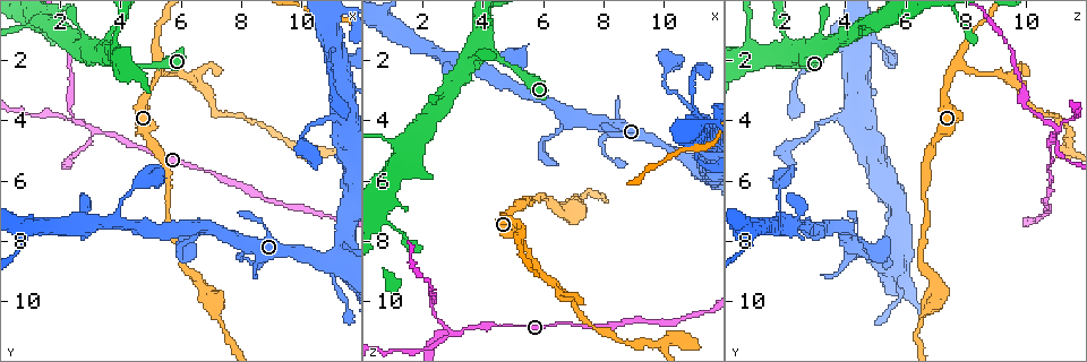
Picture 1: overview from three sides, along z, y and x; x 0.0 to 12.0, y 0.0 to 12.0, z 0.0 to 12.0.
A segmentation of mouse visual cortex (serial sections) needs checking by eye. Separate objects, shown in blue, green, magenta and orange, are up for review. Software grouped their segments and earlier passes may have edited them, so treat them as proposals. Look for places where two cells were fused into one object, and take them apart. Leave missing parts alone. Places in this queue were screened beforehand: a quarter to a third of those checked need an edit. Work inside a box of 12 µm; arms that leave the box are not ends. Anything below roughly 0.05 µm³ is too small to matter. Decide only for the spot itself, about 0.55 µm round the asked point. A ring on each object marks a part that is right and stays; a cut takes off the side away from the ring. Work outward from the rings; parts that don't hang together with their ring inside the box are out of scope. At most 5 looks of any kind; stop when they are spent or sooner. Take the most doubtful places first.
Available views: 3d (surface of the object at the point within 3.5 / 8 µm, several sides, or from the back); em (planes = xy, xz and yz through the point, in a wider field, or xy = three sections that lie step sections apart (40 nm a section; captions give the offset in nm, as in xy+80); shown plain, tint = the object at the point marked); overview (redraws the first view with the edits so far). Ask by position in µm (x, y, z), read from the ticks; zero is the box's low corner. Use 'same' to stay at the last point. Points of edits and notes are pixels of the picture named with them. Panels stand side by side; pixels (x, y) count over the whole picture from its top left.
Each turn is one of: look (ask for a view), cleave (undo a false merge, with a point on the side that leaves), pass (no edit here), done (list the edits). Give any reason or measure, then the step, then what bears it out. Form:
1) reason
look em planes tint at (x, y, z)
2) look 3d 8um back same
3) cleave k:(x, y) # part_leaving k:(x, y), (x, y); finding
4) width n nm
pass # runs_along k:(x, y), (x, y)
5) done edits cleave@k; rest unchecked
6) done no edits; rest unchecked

four-way junction
look 3d 3.5um at (3.1, 4.3, 11.1)

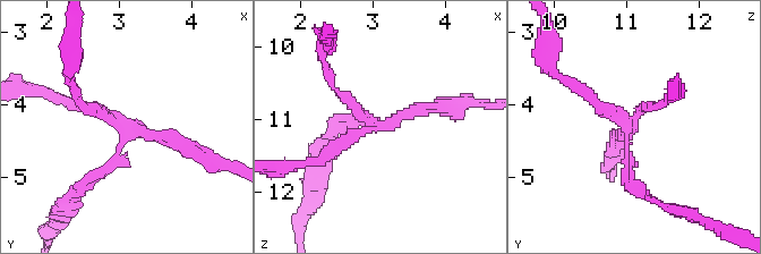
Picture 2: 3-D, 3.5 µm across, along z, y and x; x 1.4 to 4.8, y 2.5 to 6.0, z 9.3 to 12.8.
arms 4; arm_widths 150, 150, 200, 200 nm
look em xy step 1 tint at (3.10, 4.25, 11.05)

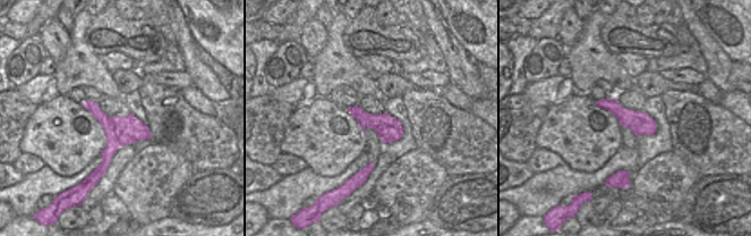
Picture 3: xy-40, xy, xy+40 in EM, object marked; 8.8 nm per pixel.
width 220 nm
cleave 2:(342, 94) # border 3:(110, 118), (120, 145); a second cell is stuck on

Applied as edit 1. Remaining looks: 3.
look overview

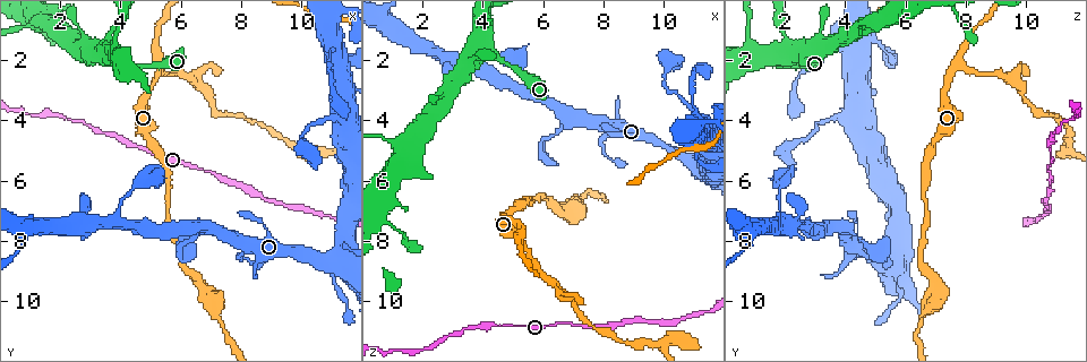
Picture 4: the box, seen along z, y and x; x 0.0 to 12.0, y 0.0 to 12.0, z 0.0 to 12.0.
look 3d 3.5um at (5.2, 2.4, 7.6)

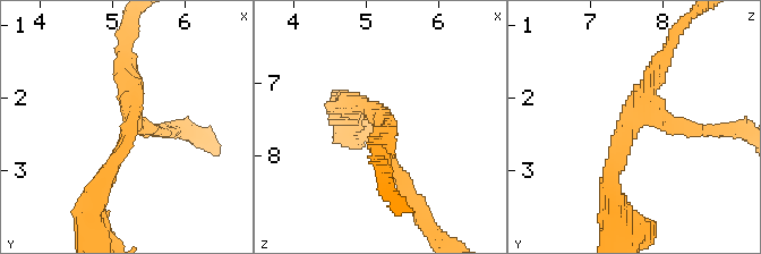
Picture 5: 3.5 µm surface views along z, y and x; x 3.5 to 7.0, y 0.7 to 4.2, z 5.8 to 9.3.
arms 3; arm_widths 200, 200, 250 nm
look em planes tint at (5.20, 2.35, 7.55)

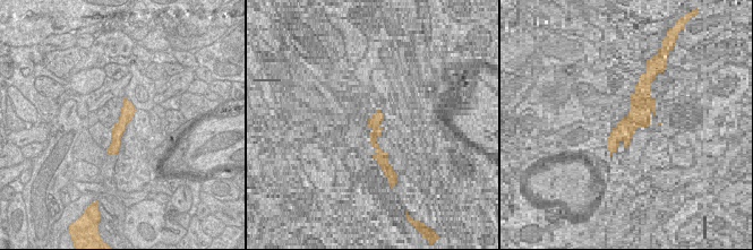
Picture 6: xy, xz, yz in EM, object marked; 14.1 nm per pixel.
cleave 5:(683, 125) # two cells meet here

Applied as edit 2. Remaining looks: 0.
done edits cleave@2, cleave@5; rest unchecked

